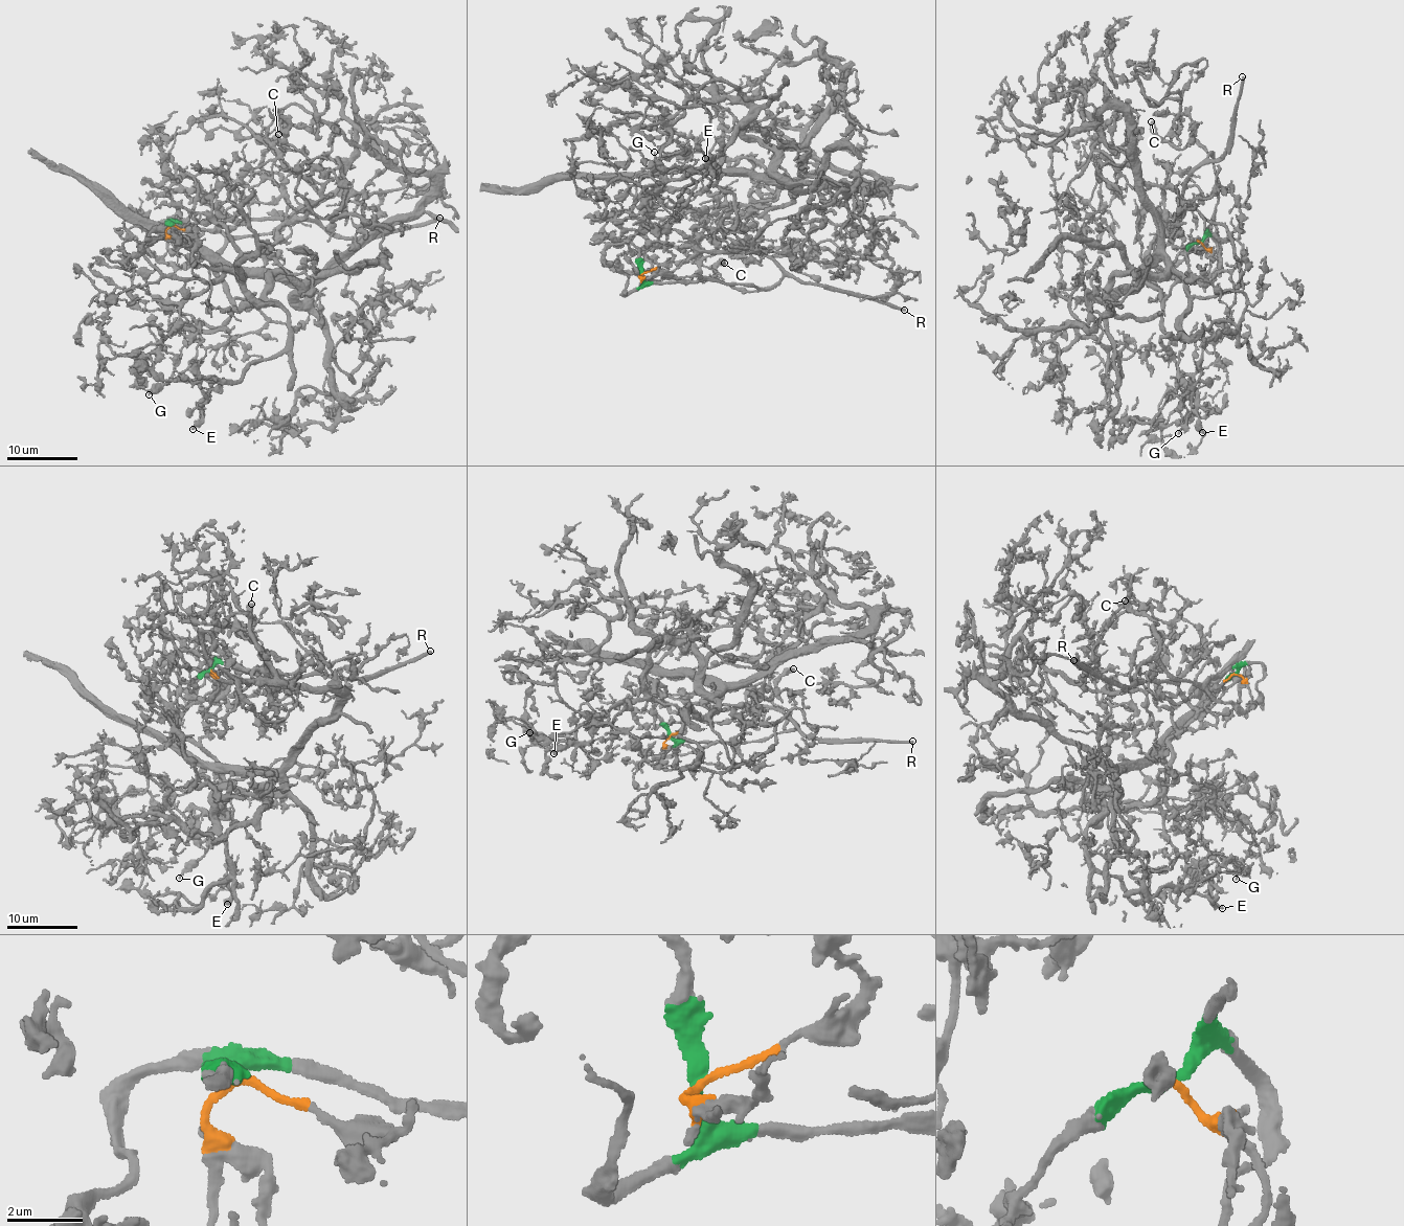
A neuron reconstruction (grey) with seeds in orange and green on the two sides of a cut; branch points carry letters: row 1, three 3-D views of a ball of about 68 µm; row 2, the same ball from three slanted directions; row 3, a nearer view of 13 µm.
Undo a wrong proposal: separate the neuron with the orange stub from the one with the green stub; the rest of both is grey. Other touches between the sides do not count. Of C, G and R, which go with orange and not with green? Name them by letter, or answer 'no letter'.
G

